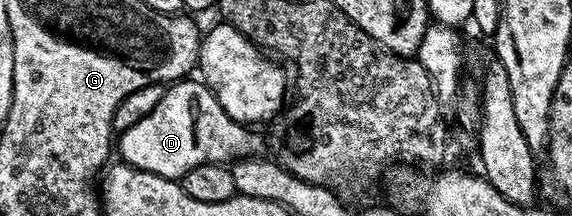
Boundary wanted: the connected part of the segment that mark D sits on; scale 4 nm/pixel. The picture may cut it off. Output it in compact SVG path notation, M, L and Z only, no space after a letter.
M181 79L169 84L150 115L138 119L134 127L122 130L118 149L120 145L119 160L123 164L175 181L183 179L194 167L206 163L222 165L265 152L262 134L251 133L247 124L226 115L203 80L192 80Z

